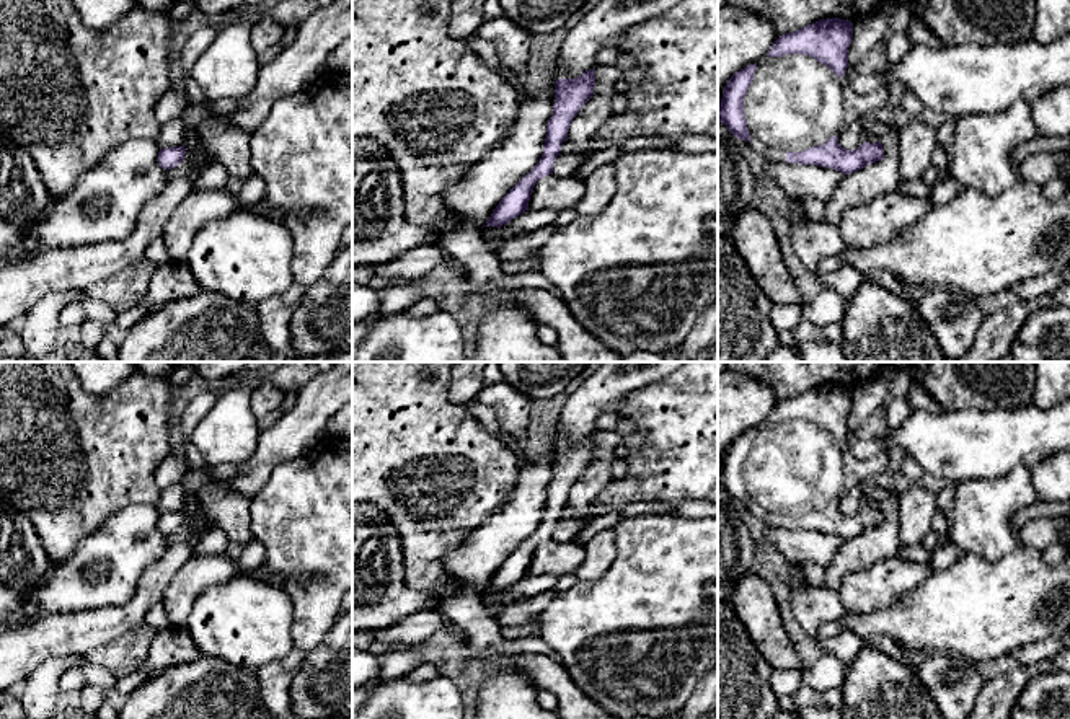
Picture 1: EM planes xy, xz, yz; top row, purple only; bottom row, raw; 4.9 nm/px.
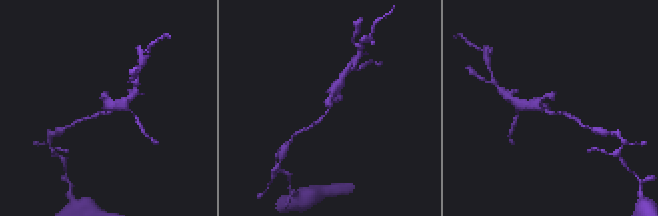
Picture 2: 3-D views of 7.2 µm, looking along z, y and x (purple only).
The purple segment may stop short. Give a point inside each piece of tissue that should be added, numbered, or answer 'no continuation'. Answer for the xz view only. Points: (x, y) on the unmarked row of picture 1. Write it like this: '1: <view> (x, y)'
no continuation

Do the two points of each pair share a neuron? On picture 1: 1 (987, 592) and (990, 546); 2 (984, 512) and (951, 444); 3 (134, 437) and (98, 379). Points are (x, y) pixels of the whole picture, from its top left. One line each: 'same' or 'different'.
1: different
2: different
3: different

